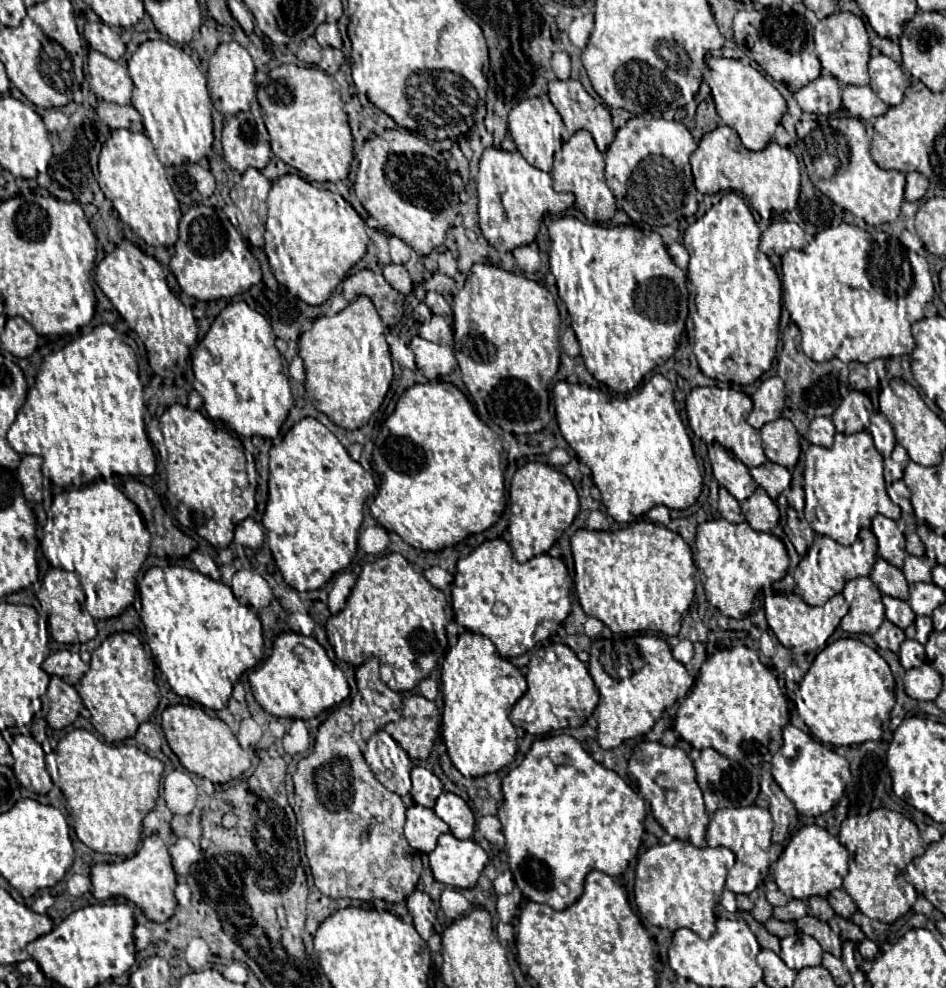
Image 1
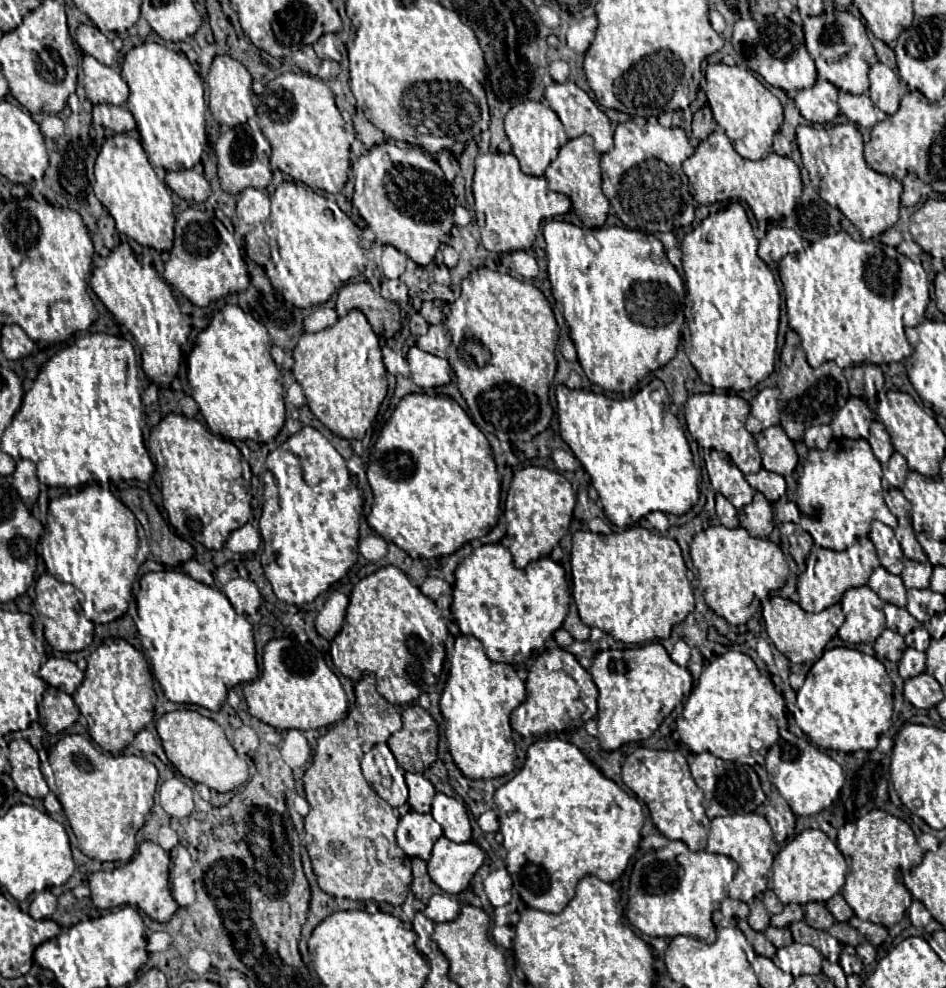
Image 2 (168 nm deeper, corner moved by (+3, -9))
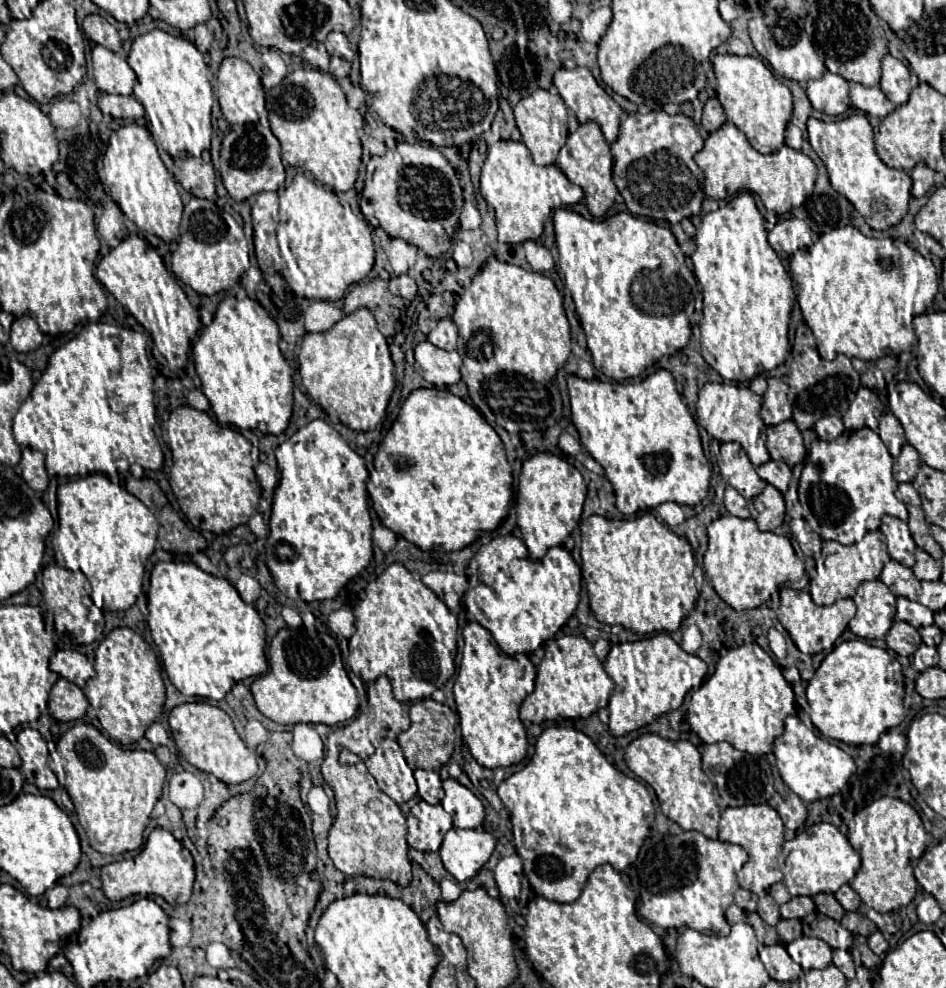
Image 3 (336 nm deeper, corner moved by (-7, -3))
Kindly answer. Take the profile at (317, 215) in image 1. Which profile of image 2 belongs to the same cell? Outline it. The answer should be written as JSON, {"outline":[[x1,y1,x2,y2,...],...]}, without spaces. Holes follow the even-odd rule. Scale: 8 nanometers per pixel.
{"outline":[[282,182,274,194,266,194,268,200,272,195,272,210,266,220,266,234,270,238,270,258,264,269,274,290,280,292,284,300,298,308,318,306,326,302,350,278,360,276,364,272,366,256,364,248,360,246,360,230,350,217,342,212,338,204,330,202,328,198,314,192,302,182]]}

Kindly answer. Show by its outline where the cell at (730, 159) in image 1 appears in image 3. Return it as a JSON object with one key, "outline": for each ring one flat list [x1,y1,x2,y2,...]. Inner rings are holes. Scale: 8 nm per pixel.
{"outline":[[722,124,716,132,706,138,706,144,694,156,696,164,704,172,704,194,716,200,724,200,736,192,756,192,764,202,768,212,778,216,798,208,814,190,816,182,816,164,800,150,782,146,778,152,760,154,748,142,748,138,732,124]]}

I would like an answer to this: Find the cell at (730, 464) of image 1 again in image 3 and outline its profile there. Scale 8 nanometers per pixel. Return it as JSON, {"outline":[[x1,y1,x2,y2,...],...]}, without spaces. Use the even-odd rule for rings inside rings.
{"outline":[[738,442,722,444,720,454,722,454,722,464,720,464,722,478,730,486,734,486,746,500,758,496,764,490,766,482,760,480,760,476,756,474,754,466,750,464,746,452]]}

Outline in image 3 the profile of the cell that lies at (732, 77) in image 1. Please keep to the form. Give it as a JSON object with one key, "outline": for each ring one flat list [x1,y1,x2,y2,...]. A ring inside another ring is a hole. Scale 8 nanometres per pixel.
{"outline":[[716,54,712,60,716,74,716,96,730,122,736,124,748,142,760,152,770,154,784,146,784,130,792,118,792,92,774,78,770,68,752,56]]}

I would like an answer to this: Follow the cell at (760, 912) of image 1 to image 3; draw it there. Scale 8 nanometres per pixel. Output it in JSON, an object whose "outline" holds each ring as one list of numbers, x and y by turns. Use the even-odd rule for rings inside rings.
{"outline":[[770,894,762,896,758,900,758,914,764,922,768,922,770,926,776,926,776,922,780,920,780,912,778,912,778,904,774,902,774,898]]}

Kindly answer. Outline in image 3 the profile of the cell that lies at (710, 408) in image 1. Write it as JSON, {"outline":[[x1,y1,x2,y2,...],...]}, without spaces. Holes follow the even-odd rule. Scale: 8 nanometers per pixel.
{"outline":[[708,382,698,392,696,418,698,424,704,426,710,436,714,436,720,442,738,442,746,450,750,462,754,466,760,466,770,460,770,454,766,450,766,424,760,420,760,406,762,396,754,394,748,386,728,386]]}

